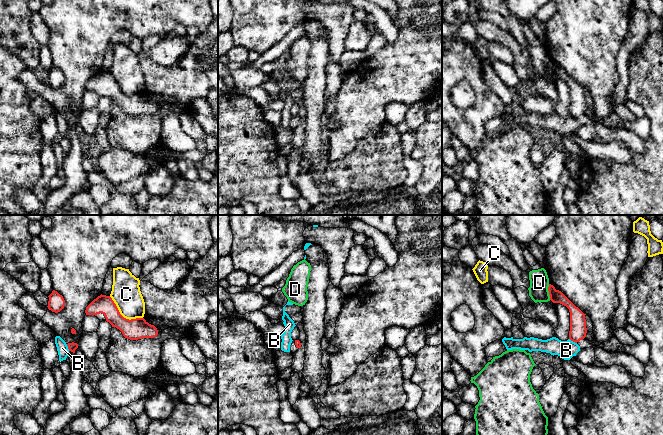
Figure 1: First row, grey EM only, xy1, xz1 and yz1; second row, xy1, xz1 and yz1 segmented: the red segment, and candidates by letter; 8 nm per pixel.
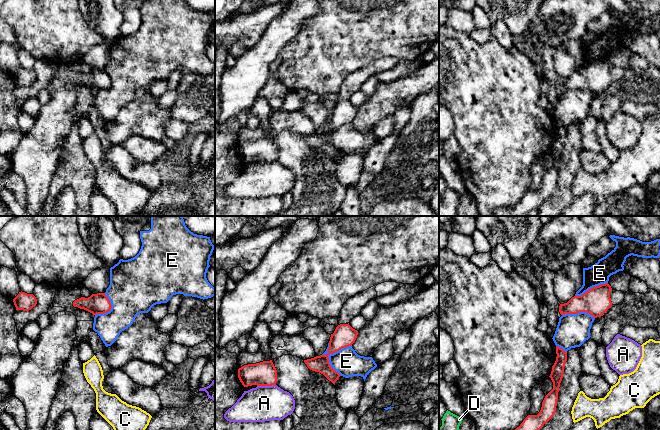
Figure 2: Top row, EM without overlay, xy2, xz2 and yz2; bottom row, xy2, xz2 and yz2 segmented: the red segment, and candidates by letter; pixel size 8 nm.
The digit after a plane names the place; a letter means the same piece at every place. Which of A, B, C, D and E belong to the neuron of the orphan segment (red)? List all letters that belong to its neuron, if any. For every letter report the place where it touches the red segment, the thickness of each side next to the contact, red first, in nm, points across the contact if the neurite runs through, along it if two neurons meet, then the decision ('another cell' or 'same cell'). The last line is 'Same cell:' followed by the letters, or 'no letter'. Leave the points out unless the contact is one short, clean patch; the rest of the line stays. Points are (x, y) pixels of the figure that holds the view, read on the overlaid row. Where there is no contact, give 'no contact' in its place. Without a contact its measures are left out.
A: contact xz2 (266, 385); calibres 190 and 280 nm; border xz2 (275, 384), (257, 386); another cell
B: contact yz1 (573, 341); calibres 140 and 150 nm; border yz1 (569, 338), (576, 343); another cell
C: contact xy1 (122, 316); calibres 170 and 240 nm; another cell
D: contact yz1 (549, 292); calibres 110 and 160 nm; border yz1 (548, 284), (550, 299); another cell
E: contact xz2 (328, 360); calibres 180 and 220 nm; another cell
Same cell: no letter

